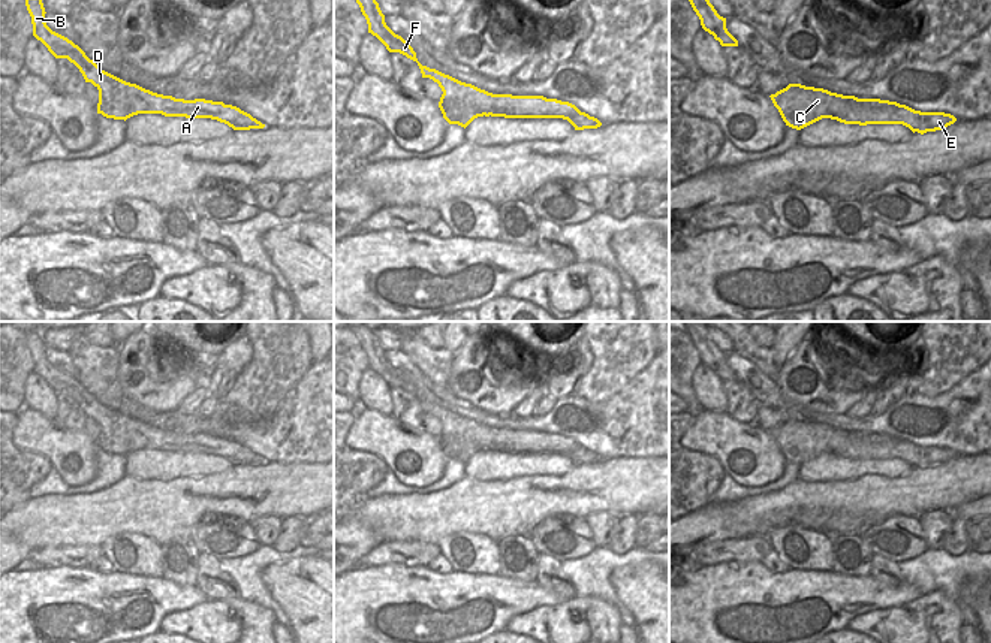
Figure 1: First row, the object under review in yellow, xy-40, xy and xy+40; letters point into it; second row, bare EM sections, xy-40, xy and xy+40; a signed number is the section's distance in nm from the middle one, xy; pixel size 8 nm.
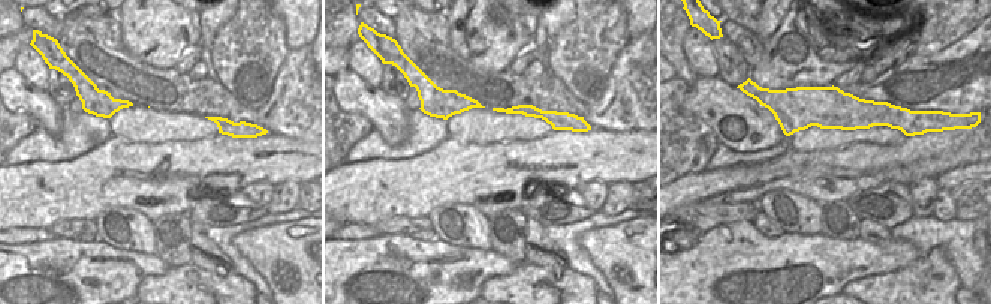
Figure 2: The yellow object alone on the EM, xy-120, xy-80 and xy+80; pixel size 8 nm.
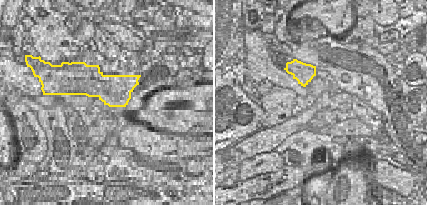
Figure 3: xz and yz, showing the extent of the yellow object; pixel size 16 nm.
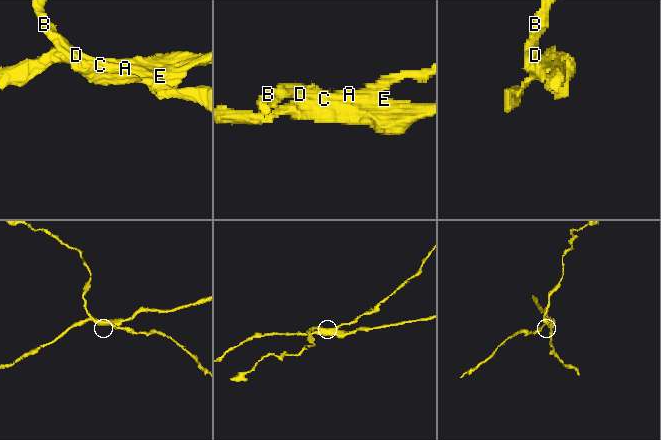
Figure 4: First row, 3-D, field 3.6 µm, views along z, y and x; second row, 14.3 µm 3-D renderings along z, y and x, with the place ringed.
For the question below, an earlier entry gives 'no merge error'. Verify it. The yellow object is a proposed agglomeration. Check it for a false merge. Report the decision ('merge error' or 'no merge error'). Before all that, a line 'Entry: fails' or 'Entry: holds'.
Entry: fails
merge error

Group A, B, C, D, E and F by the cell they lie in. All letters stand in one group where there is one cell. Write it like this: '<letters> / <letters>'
A B D F / C E

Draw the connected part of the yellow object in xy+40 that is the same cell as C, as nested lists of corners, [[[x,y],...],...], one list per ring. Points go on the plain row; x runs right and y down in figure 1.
[[[789,422],[769,431],[786,461],[801,465],[822,453],[844,459],[903,459],[913,468],[936,467],[957,453],[945,447],[921,447],[897,437],[858,434],[814,422]]]

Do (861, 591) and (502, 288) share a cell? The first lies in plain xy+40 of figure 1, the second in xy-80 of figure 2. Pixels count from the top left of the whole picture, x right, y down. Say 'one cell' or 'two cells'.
two cells

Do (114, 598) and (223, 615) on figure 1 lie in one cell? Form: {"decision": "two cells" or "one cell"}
{"decision": "two cells"}

